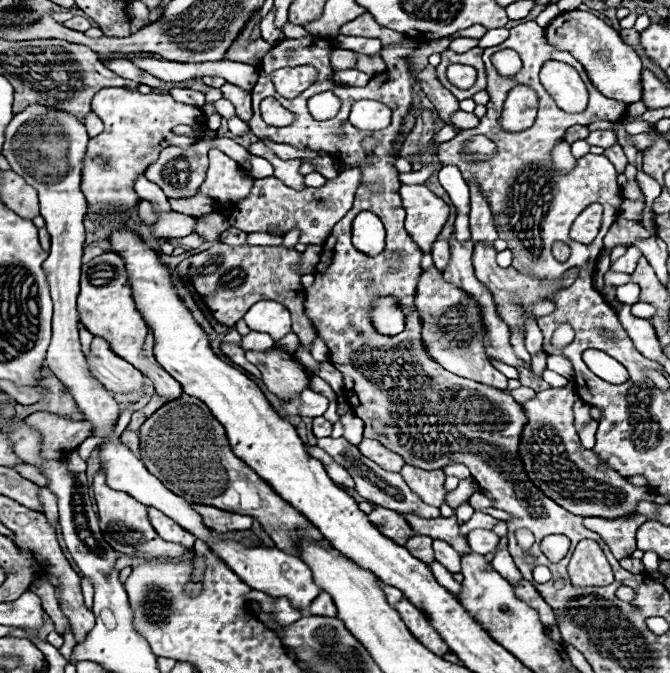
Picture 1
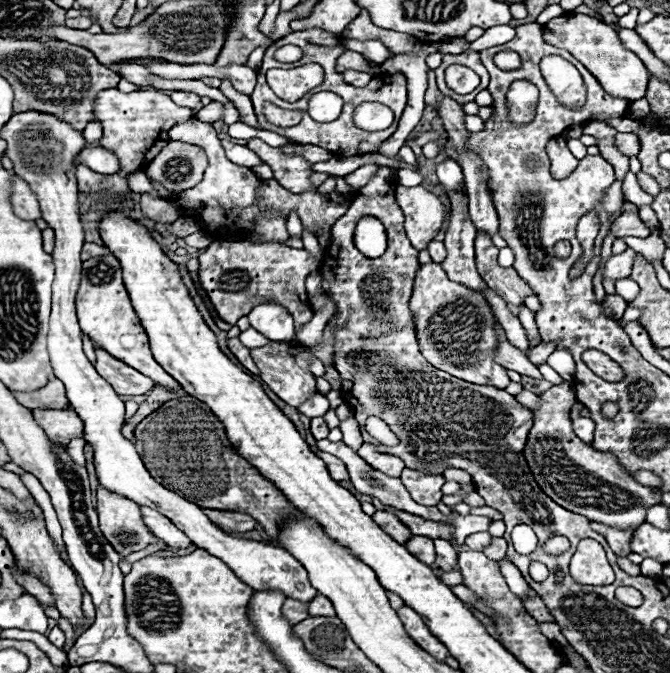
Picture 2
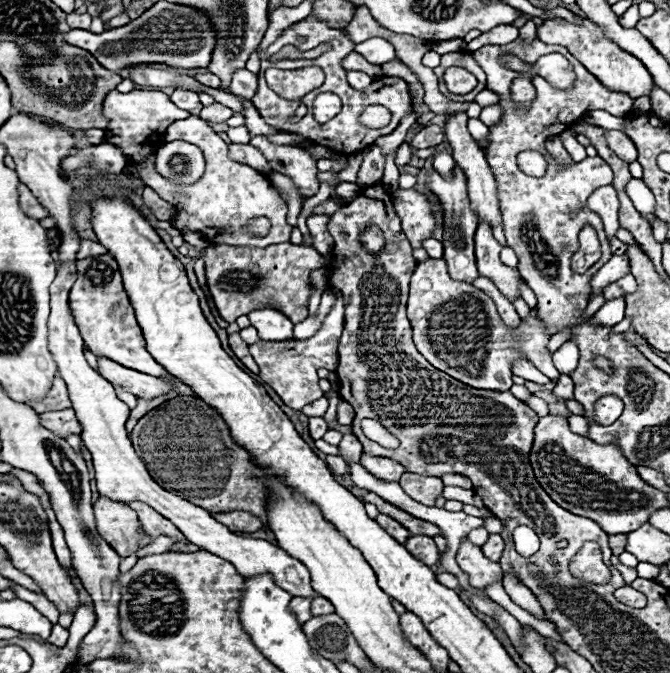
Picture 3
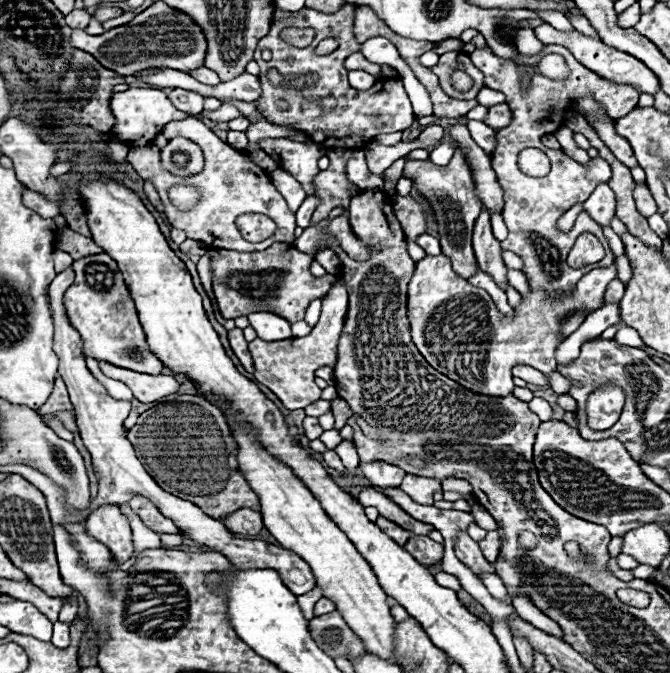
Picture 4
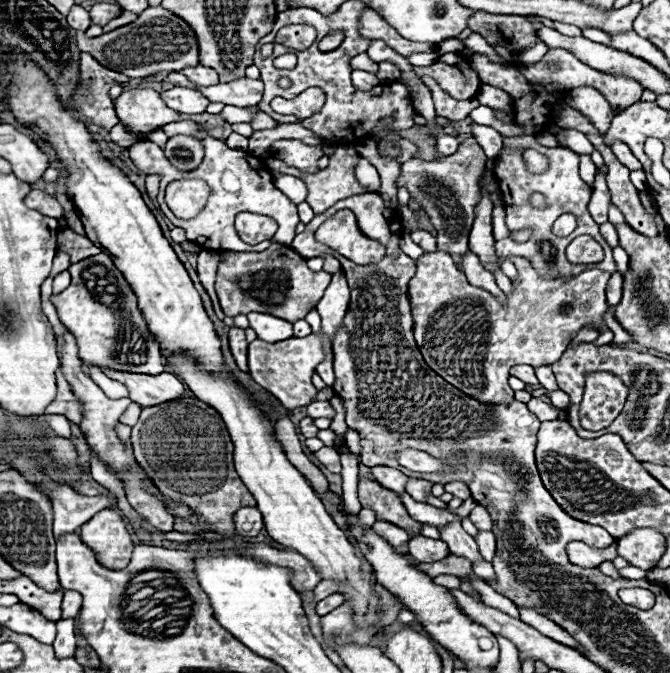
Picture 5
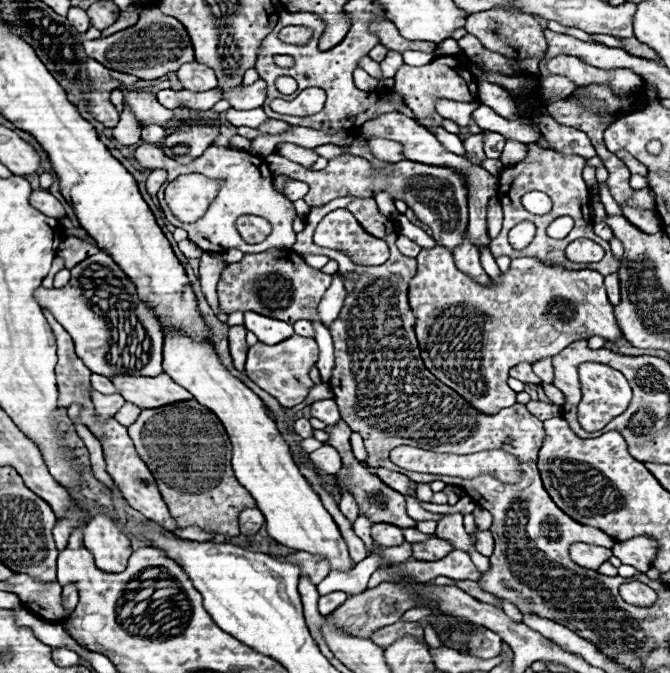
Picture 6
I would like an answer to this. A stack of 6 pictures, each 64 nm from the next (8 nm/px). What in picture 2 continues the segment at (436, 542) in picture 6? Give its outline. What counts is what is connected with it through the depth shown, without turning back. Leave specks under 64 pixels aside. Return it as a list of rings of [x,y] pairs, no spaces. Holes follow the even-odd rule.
[[[412,536],[404,546],[406,546],[418,560],[422,560],[424,564],[434,564],[436,552],[434,552],[434,542],[432,542],[430,538]]]

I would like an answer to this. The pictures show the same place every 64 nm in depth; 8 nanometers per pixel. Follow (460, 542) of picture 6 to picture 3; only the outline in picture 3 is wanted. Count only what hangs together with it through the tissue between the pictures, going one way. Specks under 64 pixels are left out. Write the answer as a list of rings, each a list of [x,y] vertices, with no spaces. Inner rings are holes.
[[[468,538],[458,548],[458,564],[470,576],[470,584],[476,588],[486,588],[486,584],[494,580],[502,580],[502,568],[498,562],[488,560],[478,546],[474,546]]]

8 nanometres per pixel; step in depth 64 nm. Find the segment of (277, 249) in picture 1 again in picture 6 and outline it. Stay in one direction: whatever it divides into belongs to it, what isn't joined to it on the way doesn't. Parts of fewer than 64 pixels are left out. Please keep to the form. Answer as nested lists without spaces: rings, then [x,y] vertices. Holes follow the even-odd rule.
[[[272,248],[260,254],[246,254],[242,262],[228,264],[218,282],[218,298],[226,314],[242,310],[260,312],[264,316],[276,316],[276,320],[288,320],[288,324],[294,324],[298,320],[320,322],[318,304],[330,284],[330,274],[322,274],[320,270],[310,268],[294,250]]]

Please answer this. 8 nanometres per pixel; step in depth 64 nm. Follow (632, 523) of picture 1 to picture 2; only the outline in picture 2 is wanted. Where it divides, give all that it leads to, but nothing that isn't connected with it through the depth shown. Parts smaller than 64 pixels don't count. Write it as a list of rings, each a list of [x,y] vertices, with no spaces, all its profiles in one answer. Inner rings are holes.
[[[596,522],[596,530],[600,534],[604,534],[604,538],[608,540],[610,548],[614,550],[616,556],[626,556],[630,554],[630,538],[632,538],[632,530],[616,530],[616,528],[606,528],[602,524]]]

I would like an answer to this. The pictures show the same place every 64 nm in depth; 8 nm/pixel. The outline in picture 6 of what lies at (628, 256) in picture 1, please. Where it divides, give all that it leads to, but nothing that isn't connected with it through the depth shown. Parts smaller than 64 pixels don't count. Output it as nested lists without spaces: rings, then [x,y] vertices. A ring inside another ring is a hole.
[[[446,246],[422,248],[418,258],[418,272],[410,282],[410,308],[416,316],[416,336],[422,350],[424,366],[456,394],[464,396],[472,408],[494,416],[500,408],[516,404],[514,390],[508,388],[508,370],[520,362],[536,362],[546,356],[556,356],[576,340],[602,336],[608,342],[620,342],[622,330],[614,316],[614,306],[608,302],[604,290],[604,276],[594,270],[568,270],[558,264],[544,264],[536,258],[514,258],[508,272],[490,286],[478,284],[468,274],[456,268],[452,252]]]

